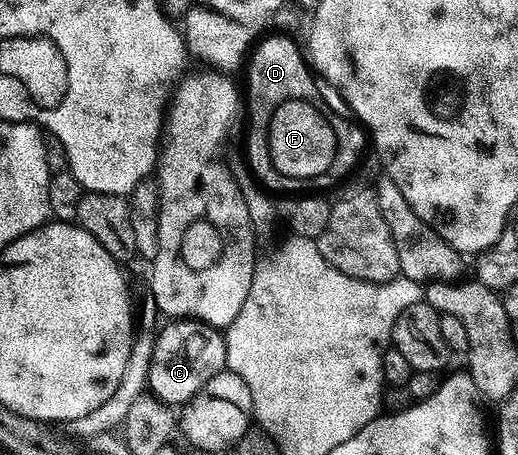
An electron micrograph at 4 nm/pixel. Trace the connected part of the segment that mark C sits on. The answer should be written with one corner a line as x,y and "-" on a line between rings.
184,318
169,321
165,328
156,332
156,343
154,345
153,360
150,361
148,390
154,396
163,400
168,405
177,403
188,404
198,398
204,392
207,381
215,377
225,367
225,337
218,328
212,327
210,323
203,323
199,319

